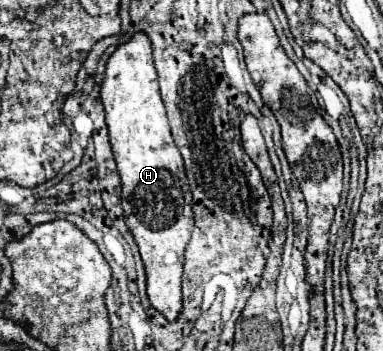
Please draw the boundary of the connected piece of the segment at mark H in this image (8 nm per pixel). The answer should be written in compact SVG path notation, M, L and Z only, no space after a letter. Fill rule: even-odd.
M136 33L112 53L106 63L100 99L106 111L114 161L122 179L124 221L134 235L148 275L148 299L156 311L168 321L174 321L182 309L180 277L184 249L194 229L192 195L182 155L170 135L158 91L158 75L152 65L152 47L144 33Z

